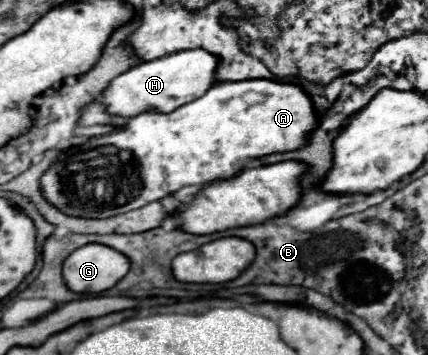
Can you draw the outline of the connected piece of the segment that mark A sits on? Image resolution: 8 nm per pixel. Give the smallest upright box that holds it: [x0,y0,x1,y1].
[42,79,320,219]

